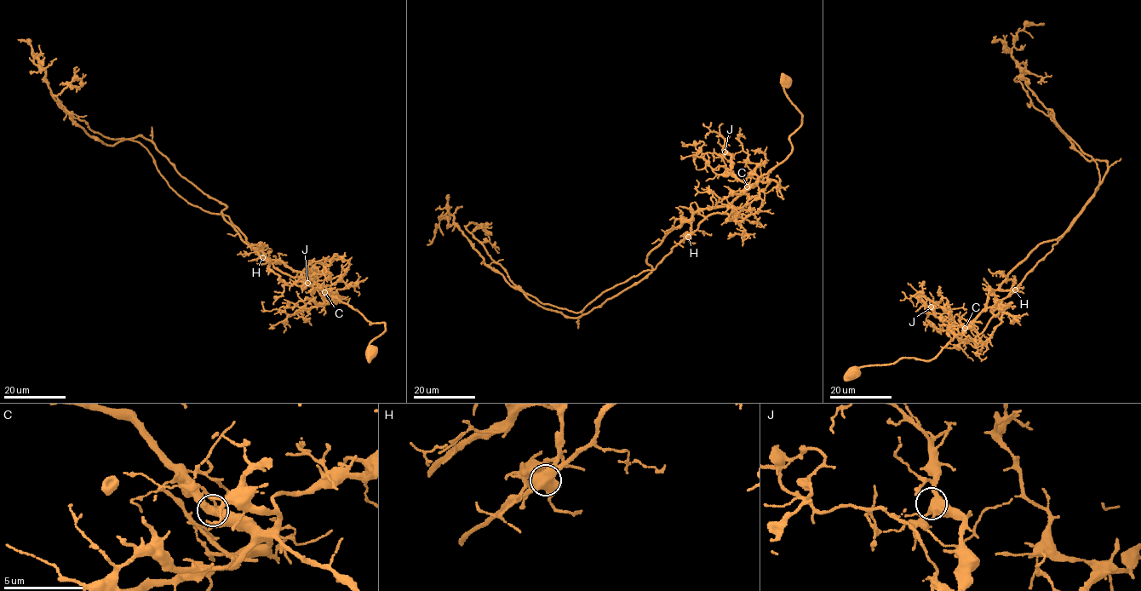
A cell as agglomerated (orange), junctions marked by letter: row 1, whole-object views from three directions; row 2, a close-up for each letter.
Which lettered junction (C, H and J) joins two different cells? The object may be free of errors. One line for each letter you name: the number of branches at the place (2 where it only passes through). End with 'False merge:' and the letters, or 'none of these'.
H: 3
False merge: H

